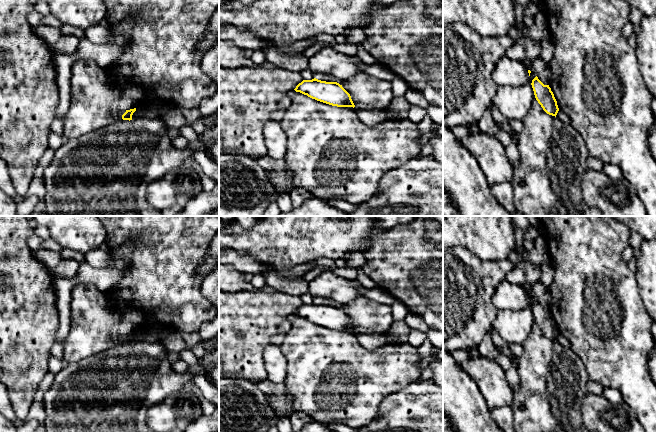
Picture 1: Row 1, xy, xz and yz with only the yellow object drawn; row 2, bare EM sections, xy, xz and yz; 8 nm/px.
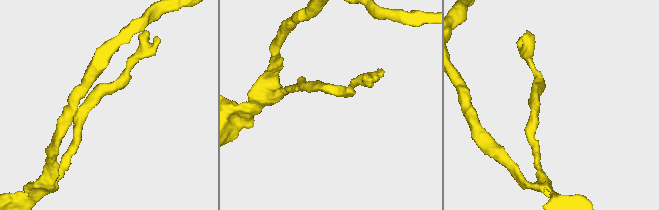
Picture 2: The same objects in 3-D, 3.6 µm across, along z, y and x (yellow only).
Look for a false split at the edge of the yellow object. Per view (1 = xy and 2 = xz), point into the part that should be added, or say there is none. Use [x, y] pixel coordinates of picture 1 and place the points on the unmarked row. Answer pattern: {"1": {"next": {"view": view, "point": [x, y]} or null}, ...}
{"1": {"next": null}, "2": {"next": null}}

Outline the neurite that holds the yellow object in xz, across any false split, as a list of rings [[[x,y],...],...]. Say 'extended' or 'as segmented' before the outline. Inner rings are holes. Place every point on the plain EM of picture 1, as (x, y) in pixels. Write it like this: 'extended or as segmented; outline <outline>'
as segmented; outline [[[316,302],[303,304],[294,314],[332,330],[355,331],[350,318],[337,306],[326,306]]]

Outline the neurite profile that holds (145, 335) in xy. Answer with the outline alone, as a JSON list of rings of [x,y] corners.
[[[147,329],[139,331],[132,339],[132,344],[137,345],[141,341],[154,342],[156,340],[156,334]]]

